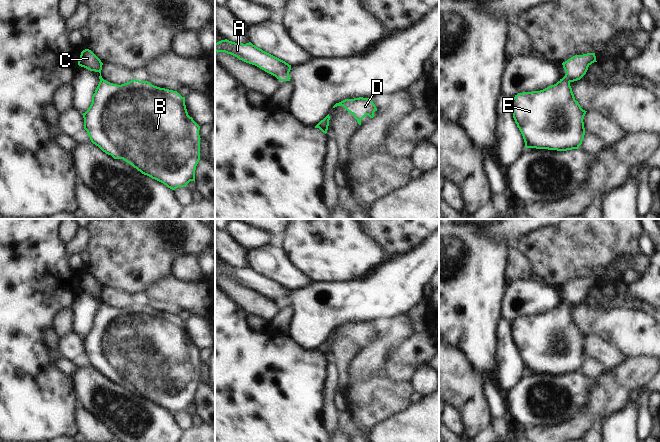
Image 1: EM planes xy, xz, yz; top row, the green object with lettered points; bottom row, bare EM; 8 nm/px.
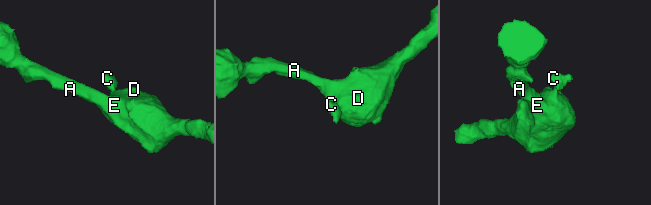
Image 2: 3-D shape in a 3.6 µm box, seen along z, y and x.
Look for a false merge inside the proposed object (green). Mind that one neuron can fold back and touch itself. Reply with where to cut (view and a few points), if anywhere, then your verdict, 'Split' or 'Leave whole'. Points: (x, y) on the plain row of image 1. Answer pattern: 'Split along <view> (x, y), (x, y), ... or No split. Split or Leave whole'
No split. Leave whole.

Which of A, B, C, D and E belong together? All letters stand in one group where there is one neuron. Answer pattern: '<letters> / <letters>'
A B C D E

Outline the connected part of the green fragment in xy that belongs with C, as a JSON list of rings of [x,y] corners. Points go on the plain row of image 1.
[[[89,273],[81,276],[78,289],[100,297],[100,306],[92,320],[92,327],[82,338],[84,353],[91,366],[114,383],[123,383],[142,398],[163,407],[172,414],[186,411],[190,405],[195,406],[195,394],[200,384],[200,350],[188,339],[185,321],[177,315],[154,310],[148,305],[133,303],[121,309],[110,307],[101,300],[103,287]]]

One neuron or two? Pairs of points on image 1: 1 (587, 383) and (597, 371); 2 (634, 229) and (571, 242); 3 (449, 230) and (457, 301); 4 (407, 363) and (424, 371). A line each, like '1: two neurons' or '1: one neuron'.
1: two neurons
2: one neuron
3: one neuron
4: two neurons

